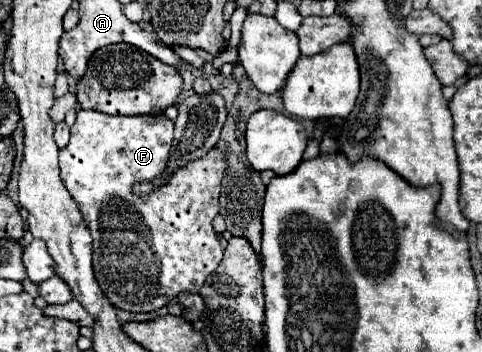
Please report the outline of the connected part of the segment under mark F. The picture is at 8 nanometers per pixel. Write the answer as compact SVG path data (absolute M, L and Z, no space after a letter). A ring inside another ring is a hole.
M78 110L78 118L70 132L72 138L68 146L60 150L62 180L78 202L94 238L94 274L106 298L116 308L128 312L154 312L180 292L198 292L222 260L222 246L212 228L212 220L220 208L220 178L226 168L224 154L212 148L208 156L170 174L170 180L158 190L146 198L138 198L130 192L134 182L152 182L166 172L174 134L172 120L166 116L108 116L94 110Z

